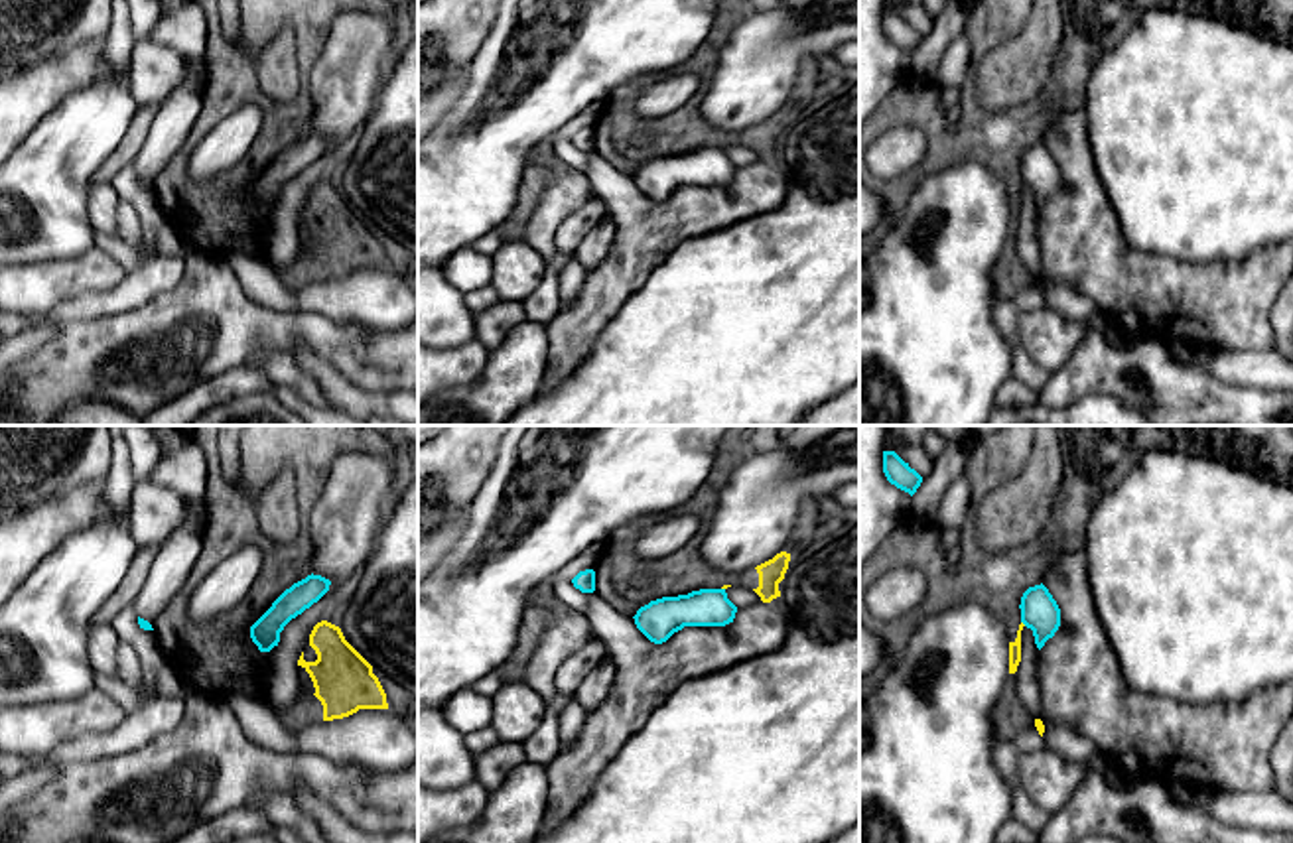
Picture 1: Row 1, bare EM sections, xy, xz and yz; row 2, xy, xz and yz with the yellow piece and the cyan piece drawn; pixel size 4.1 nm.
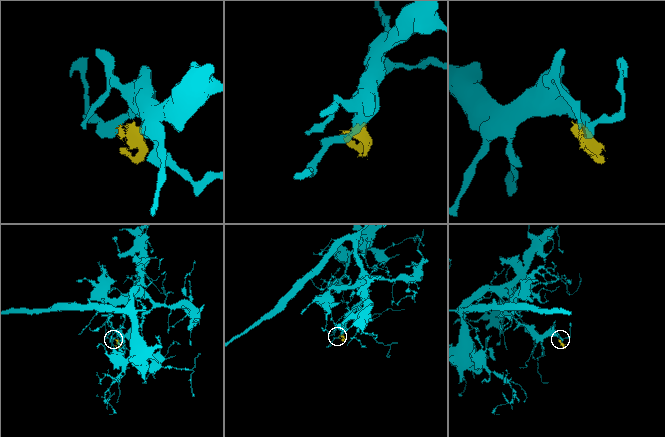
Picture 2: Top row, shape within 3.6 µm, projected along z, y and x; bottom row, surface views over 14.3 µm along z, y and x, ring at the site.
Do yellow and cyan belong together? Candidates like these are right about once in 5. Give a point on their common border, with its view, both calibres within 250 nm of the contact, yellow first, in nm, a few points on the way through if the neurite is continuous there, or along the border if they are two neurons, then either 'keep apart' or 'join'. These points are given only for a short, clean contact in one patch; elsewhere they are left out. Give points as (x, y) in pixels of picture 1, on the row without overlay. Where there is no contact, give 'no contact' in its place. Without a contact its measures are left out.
no contact; keep apart

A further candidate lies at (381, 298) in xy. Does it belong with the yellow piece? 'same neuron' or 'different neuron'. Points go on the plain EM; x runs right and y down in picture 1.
different neuron

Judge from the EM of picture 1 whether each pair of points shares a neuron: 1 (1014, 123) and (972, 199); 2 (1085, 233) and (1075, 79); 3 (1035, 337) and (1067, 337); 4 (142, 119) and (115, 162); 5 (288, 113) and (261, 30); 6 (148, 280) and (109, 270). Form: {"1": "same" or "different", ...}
{"1": "different", "2": "different", "3": "same", "4": "same", "5": "same", "6": "different"}

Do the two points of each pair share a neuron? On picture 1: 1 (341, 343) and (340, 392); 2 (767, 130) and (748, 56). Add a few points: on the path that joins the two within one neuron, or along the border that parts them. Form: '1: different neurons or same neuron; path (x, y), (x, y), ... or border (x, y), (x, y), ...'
1: different neurons; border (302, 343), (308, 343), (355, 385), (381, 392)
2: different neurons; border (789, 111), (777, 111), (742, 130), (720, 129)

